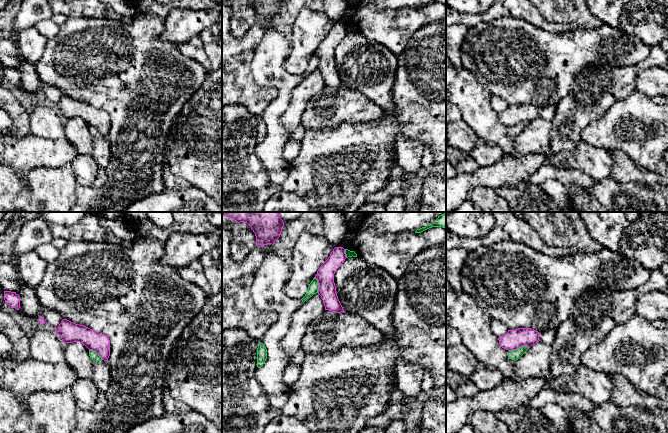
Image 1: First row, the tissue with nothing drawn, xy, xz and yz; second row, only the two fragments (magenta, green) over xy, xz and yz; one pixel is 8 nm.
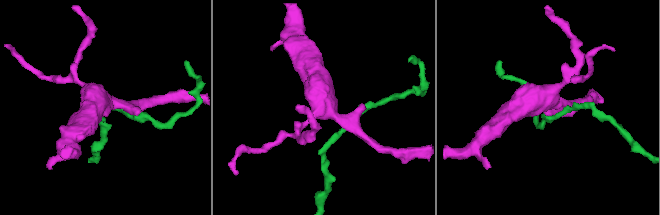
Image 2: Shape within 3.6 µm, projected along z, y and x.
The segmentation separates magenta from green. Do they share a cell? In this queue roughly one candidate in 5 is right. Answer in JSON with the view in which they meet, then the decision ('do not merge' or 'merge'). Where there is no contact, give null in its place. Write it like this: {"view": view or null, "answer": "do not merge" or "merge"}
{"view": "yz", "answer": "do not merge"}

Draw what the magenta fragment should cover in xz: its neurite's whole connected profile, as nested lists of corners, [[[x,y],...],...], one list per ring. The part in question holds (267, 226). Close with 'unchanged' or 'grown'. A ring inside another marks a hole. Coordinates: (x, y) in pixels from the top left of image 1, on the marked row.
[[[223,212],[236,222],[247,223],[256,236],[256,245],[274,244],[284,226],[277,212]]]; unchanged

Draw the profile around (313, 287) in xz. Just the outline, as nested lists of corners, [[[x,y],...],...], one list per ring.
[[[313,278],[311,283],[309,284],[309,287],[308,287],[308,290],[307,290],[305,296],[301,299],[302,302],[304,303],[307,299],[312,297],[314,294],[318,293],[318,289],[319,289],[318,280],[316,278]]]

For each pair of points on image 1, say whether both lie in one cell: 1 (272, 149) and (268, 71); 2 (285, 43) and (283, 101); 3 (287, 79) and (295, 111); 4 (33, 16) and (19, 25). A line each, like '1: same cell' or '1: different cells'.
1: same cell
2: same cell
3: different cells
4: same cell

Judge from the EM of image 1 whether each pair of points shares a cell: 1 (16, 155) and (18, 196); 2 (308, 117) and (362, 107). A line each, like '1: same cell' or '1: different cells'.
1: different cells
2: same cell

